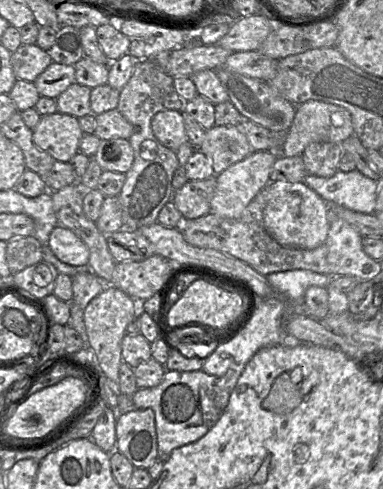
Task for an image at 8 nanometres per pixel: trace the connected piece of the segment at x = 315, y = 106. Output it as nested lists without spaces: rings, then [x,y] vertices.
[[[309,100],[297,105],[294,121],[285,133],[285,141],[281,155],[292,157],[301,156],[305,148],[312,142],[332,142],[342,144],[344,140],[354,135],[354,126],[350,112],[342,106]]]

